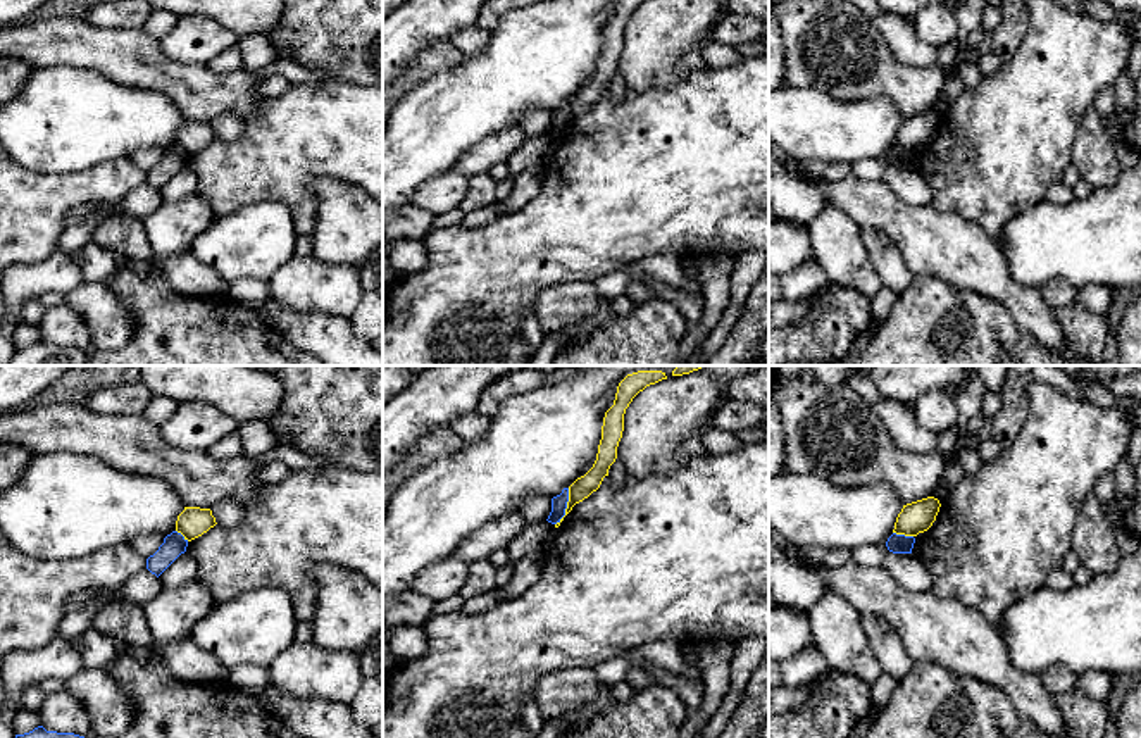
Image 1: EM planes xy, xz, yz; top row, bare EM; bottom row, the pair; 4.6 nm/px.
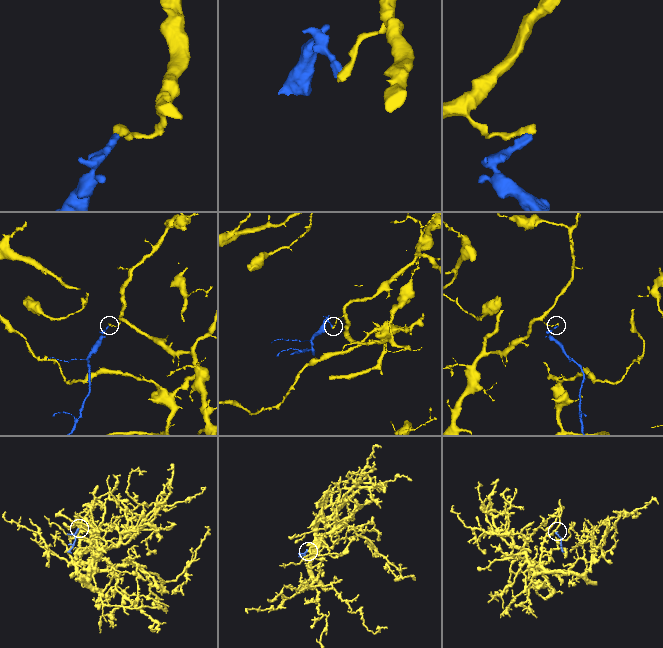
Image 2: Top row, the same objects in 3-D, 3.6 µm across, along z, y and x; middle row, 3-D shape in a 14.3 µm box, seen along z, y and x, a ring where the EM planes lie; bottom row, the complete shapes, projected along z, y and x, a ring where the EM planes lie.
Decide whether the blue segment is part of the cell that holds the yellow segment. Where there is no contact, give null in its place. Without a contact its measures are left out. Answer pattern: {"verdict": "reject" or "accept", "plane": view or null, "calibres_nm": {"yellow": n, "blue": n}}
{"verdict": "reject", "plane": "xz", "calibres_nm": {"yellow": 100, "blue": 80}}

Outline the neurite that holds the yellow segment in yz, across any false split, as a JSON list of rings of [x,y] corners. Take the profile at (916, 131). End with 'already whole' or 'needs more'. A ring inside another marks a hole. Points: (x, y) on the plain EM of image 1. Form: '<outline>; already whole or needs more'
[[[927,110],[912,117],[903,119],[896,131],[893,147],[905,150],[917,150],[927,145],[939,126],[939,114]]]; already whole

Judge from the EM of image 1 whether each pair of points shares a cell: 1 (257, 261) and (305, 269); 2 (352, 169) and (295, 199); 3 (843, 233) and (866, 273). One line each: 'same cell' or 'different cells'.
1: different cells
2: same cell
3: same cell

